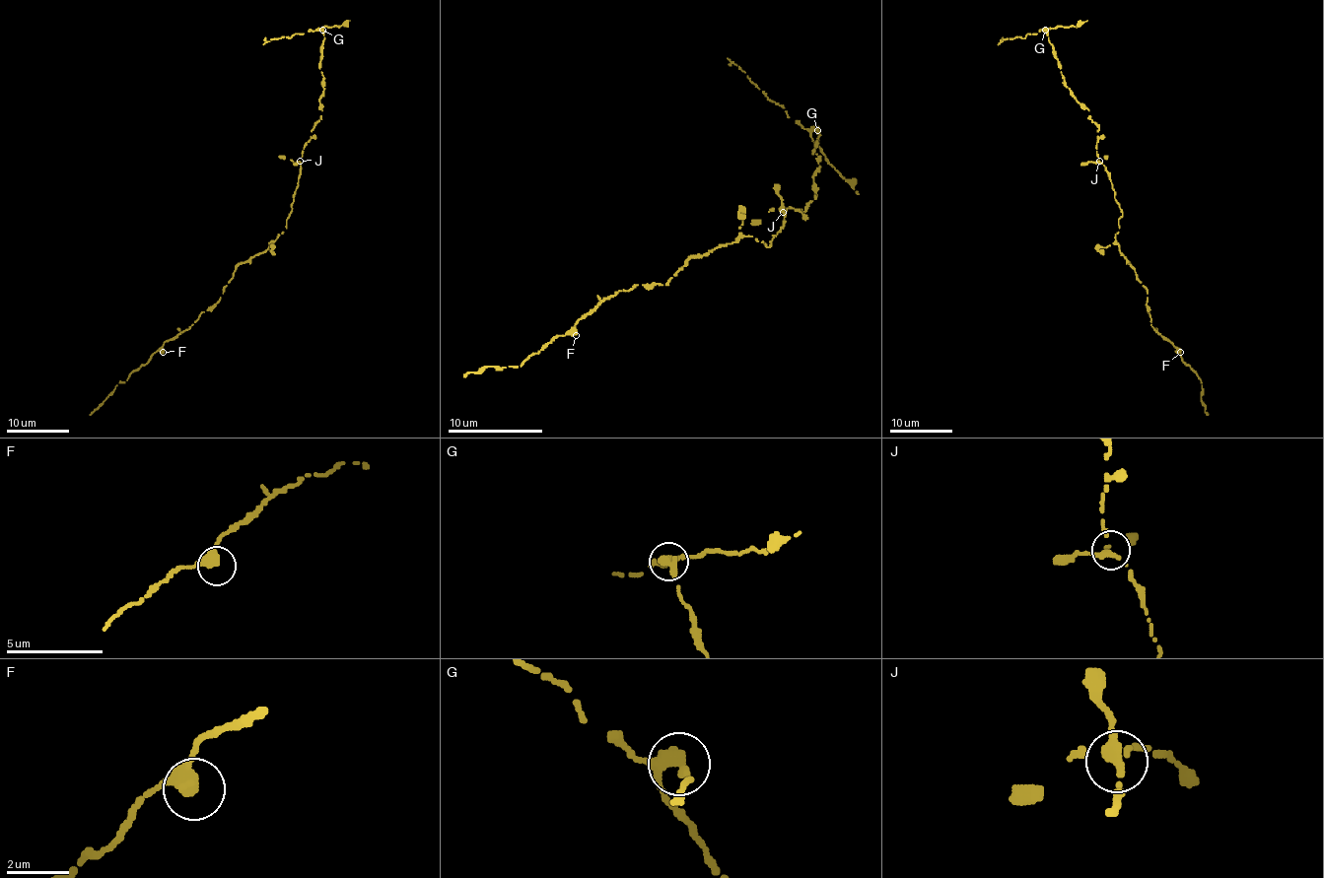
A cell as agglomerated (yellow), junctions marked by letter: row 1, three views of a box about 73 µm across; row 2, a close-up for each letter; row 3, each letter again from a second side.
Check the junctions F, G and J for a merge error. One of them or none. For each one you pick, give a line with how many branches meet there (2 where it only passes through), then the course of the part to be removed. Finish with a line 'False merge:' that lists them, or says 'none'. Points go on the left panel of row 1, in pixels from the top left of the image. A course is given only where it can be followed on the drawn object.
G: Branches: 3. Course of the part to remove: (321, 30), (295, 33), (291, 37), (275, 37), (262, 44)
False merge: G

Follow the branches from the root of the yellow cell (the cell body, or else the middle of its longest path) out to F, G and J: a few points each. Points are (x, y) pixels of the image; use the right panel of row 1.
F: (1118, 220), (1119, 228), (1115, 243), (1146, 288), (1150, 325), (1180, 352)
G: (1118, 220), (1123, 214), (1115, 198), (1110, 174), (1096, 153), (1099, 128), (1065, 85), (1054, 47), (1045, 30)
J: (1118, 220), (1123, 214), (1115, 198), (1110, 174), (1099, 161)

